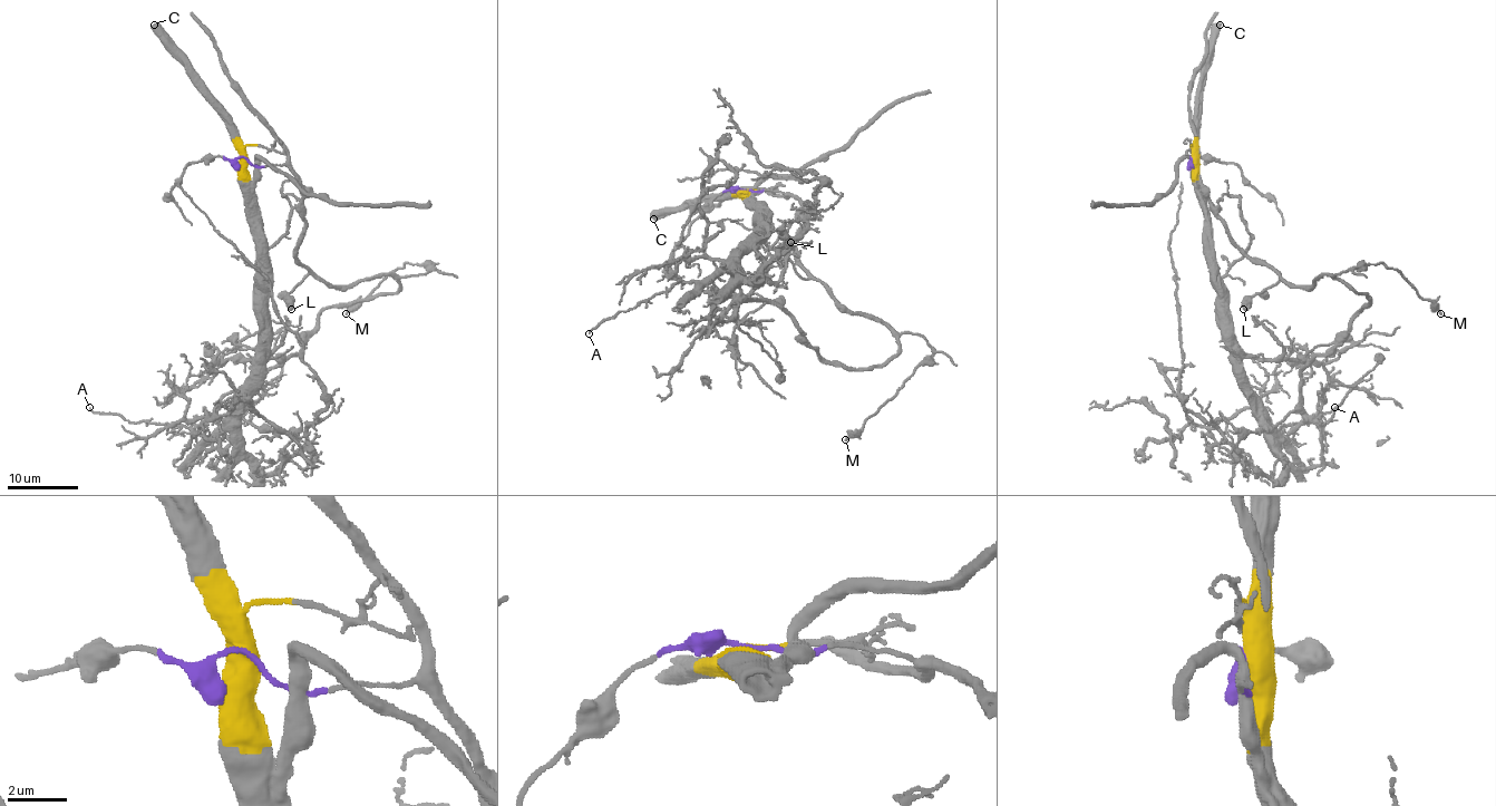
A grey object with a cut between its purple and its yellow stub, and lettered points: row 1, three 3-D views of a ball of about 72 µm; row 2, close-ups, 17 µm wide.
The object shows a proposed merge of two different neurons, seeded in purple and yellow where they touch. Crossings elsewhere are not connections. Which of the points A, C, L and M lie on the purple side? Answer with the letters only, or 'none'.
L, M

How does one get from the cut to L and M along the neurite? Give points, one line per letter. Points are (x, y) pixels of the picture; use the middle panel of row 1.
L: (745, 190), (784, 192), (799, 201), (804, 224), (796, 261), (805, 279), (787, 256), (790, 242)
M: (745, 190), (796, 197), (804, 224), (796, 260), (846, 310), (921, 334), (932, 349), (844, 439)

